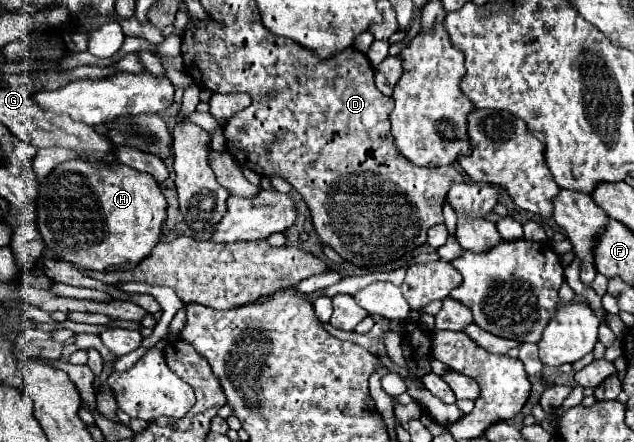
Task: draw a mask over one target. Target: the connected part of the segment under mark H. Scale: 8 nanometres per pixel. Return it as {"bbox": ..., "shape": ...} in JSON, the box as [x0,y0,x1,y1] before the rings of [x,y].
{"bbox":[38,158,166,270],"shape":[[[82,158],[58,164],[38,188],[38,230],[46,248],[88,270],[130,270],[158,244],[166,200],[158,182],[120,162],[100,168]]]}

